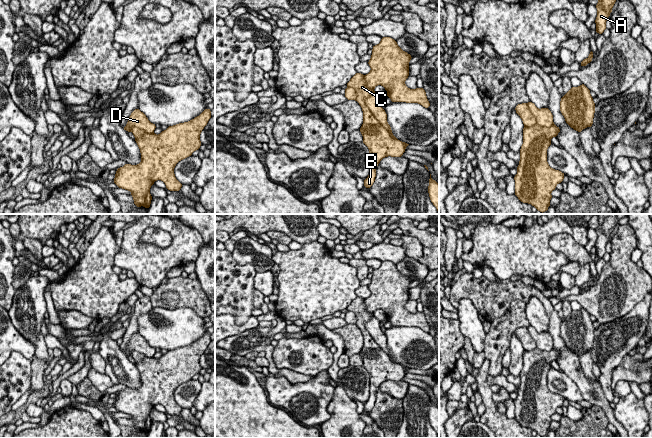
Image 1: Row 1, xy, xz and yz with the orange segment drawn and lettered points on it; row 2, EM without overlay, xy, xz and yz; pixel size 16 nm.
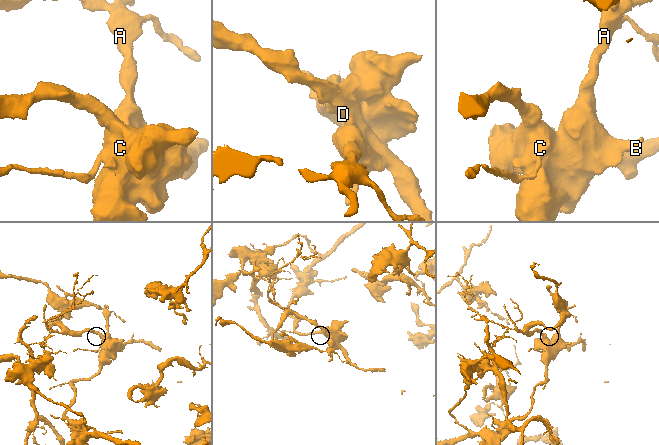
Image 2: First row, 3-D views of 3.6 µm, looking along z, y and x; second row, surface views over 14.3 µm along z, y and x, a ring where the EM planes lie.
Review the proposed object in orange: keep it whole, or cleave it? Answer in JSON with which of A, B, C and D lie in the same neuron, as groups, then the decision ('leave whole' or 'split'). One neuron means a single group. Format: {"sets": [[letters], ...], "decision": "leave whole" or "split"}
{"sets": [["A", "B", "C"], ["D"]], "decision": "split"}

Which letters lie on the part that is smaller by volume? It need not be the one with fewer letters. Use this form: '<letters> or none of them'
D

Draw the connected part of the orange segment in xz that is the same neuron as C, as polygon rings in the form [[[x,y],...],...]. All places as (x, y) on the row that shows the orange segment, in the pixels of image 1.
[[[382,37],[372,50],[368,61],[371,71],[366,75],[356,73],[346,84],[355,89],[356,101],[363,111],[363,124],[359,131],[370,153],[370,172],[364,180],[365,188],[373,185],[376,168],[383,158],[401,157],[405,152],[403,142],[391,137],[366,106],[365,99],[374,92],[376,86],[381,85],[386,89],[391,102],[419,103],[425,108],[430,106],[424,88],[410,89],[405,85],[409,76],[409,61],[412,59],[410,54],[403,51],[390,37]]]

